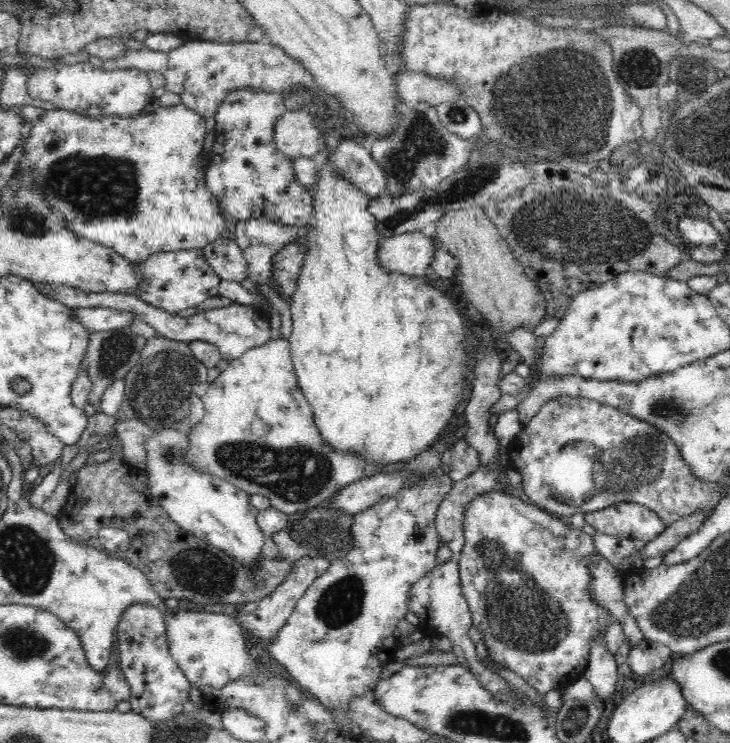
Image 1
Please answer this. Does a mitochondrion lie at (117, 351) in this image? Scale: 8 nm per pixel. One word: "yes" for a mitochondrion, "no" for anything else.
yes

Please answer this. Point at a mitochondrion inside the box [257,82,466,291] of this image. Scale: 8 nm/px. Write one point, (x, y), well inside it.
(421, 142)

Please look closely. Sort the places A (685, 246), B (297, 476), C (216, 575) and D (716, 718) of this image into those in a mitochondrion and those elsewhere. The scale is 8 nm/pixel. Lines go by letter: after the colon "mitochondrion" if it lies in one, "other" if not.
A: other
B: mitochondrion
C: mitochondrion
D: other

